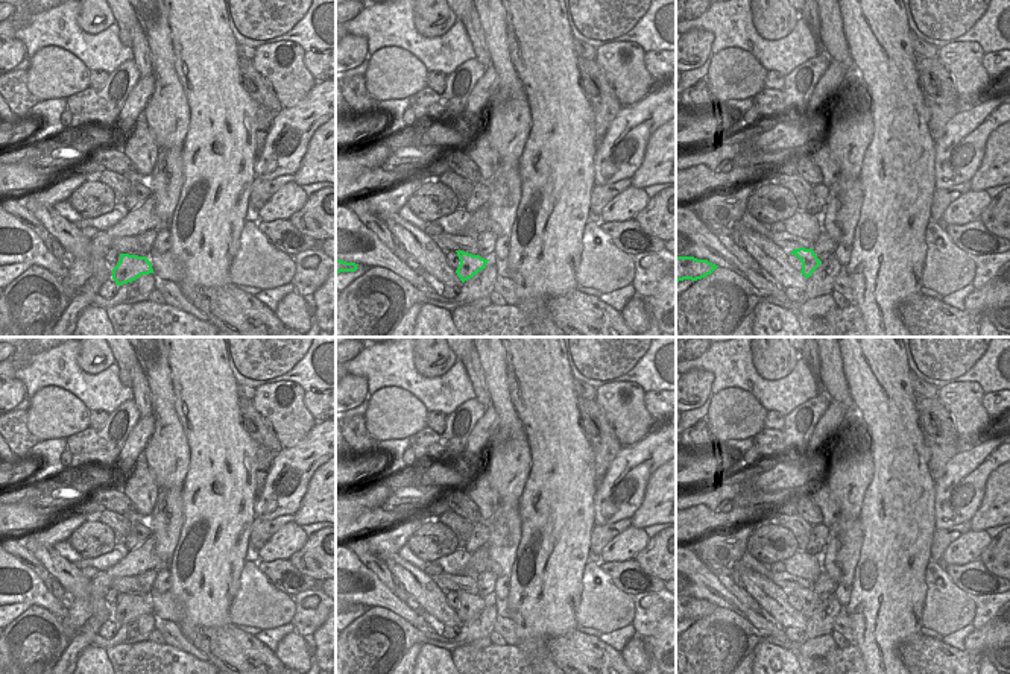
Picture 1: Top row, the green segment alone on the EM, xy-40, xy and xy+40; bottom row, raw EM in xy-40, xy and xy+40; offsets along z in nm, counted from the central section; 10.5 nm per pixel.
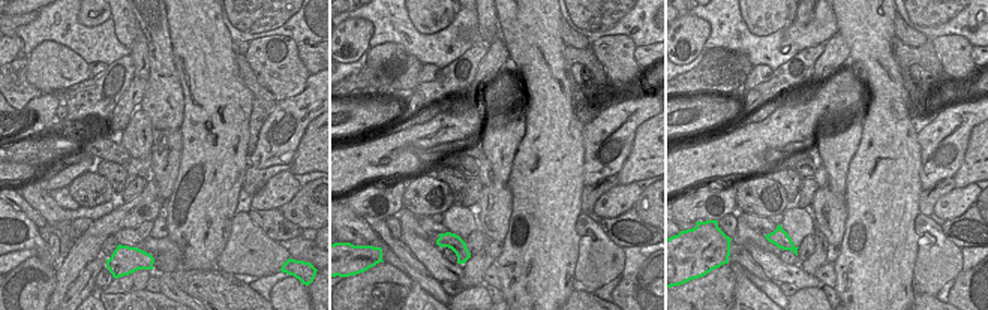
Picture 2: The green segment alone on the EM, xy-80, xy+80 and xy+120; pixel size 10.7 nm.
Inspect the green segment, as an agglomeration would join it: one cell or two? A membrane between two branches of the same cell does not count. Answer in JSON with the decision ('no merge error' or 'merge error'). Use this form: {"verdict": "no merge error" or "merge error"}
{"verdict": "merge error"}

